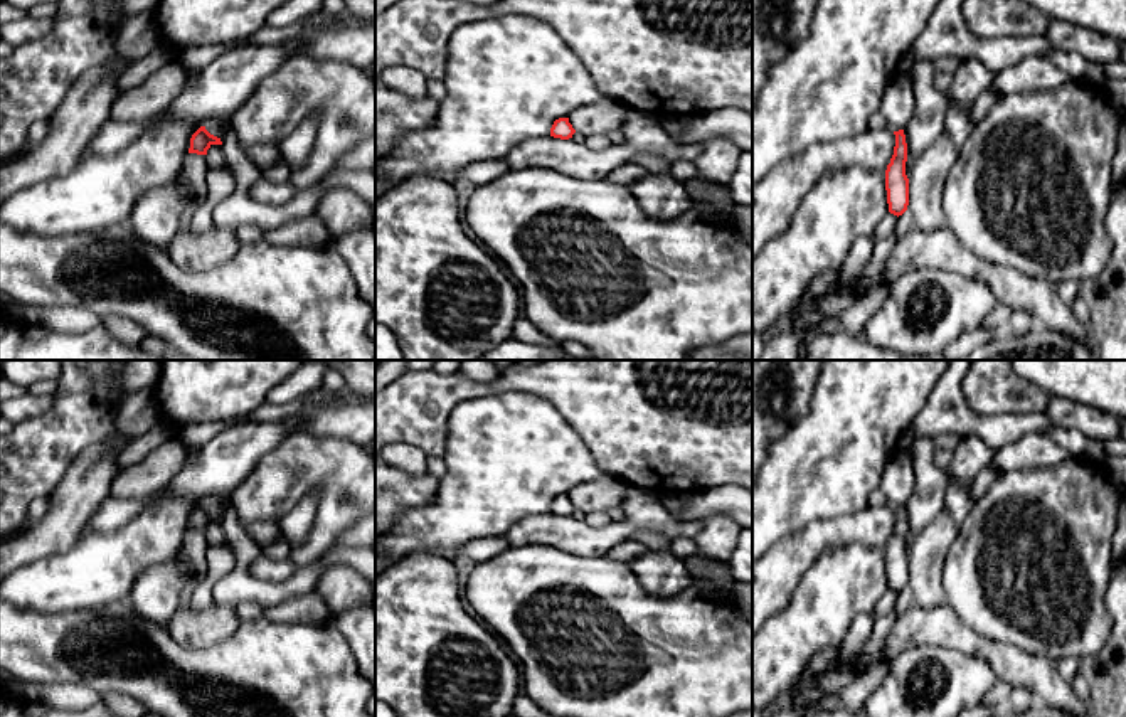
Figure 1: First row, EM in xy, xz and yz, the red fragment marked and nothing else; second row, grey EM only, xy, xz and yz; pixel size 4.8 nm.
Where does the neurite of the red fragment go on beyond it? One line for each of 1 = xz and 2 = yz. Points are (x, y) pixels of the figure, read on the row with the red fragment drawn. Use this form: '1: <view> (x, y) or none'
1: none
2: none

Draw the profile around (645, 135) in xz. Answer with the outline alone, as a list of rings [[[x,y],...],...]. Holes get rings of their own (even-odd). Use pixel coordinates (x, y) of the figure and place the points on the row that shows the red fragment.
[[[640,111],[629,113],[626,131],[628,141],[624,145],[611,145],[599,151],[576,143],[572,138],[525,140],[513,146],[505,160],[510,170],[550,168],[579,180],[601,180],[640,153],[658,155],[670,163],[678,158],[695,162],[702,153],[698,143],[680,145],[673,141],[660,126],[660,120]]]

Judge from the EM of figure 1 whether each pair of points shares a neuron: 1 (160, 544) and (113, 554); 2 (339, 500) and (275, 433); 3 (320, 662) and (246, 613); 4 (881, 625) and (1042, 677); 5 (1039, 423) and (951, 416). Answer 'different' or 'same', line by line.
1: same
2: different
3: different
4: different
5: same

